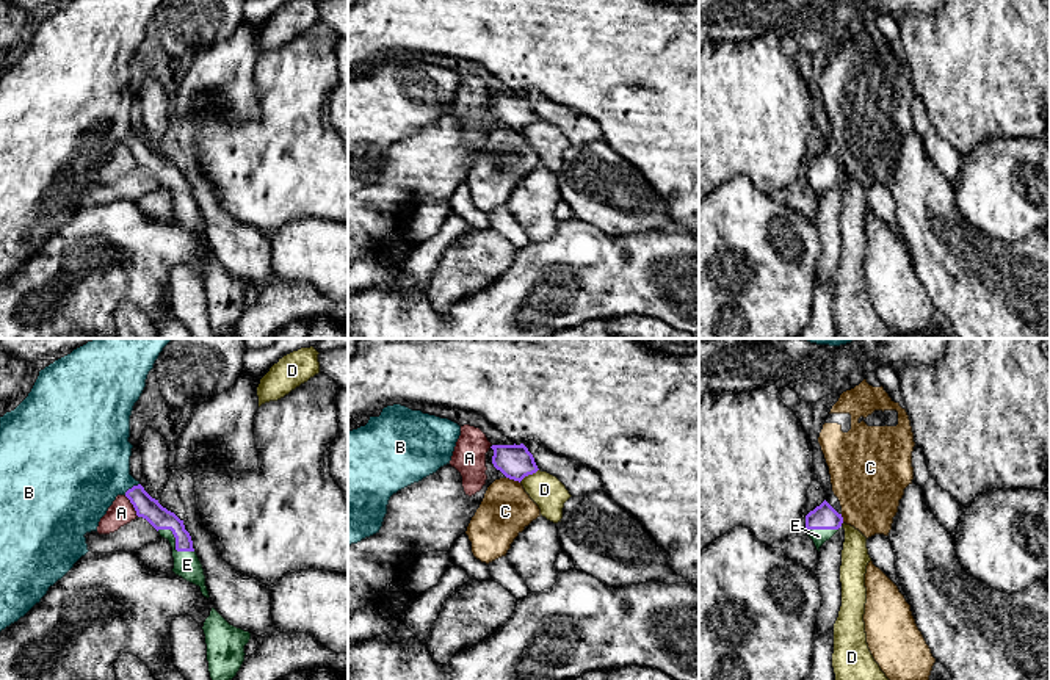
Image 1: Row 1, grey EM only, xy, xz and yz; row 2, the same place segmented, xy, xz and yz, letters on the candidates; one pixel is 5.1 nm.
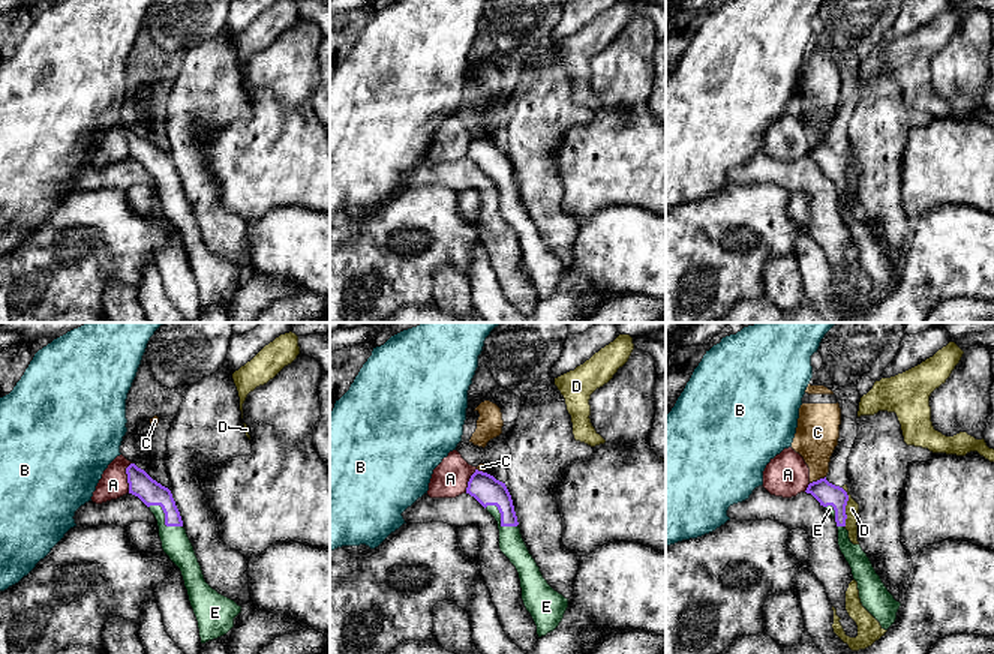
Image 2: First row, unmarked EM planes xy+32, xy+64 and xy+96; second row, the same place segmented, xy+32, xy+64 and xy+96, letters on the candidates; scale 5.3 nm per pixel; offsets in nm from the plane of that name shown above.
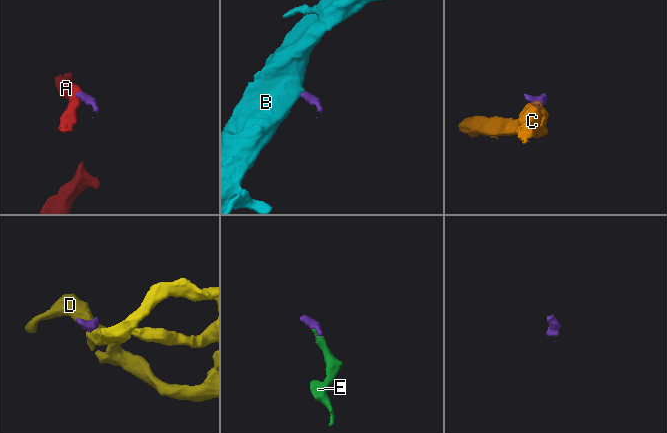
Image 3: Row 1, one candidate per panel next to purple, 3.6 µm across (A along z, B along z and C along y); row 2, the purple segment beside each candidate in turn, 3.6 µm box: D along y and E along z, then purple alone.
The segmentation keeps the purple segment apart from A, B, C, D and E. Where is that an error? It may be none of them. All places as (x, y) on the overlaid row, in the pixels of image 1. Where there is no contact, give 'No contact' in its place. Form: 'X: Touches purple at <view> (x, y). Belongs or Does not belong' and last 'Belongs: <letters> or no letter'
A: Touches purple at xy (133, 506). Does not belong
B: Touches purple at xy (132, 488). Belongs
C: Touches purple at xz (513, 478). Does not belong
D: Touches purple at xz (528, 473). Does not belong
E: Touches purple at xy (176, 542). Belongs
Belongs: B, E

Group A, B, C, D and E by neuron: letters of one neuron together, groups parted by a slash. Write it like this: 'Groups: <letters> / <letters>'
Groups: A / B E / C / D

